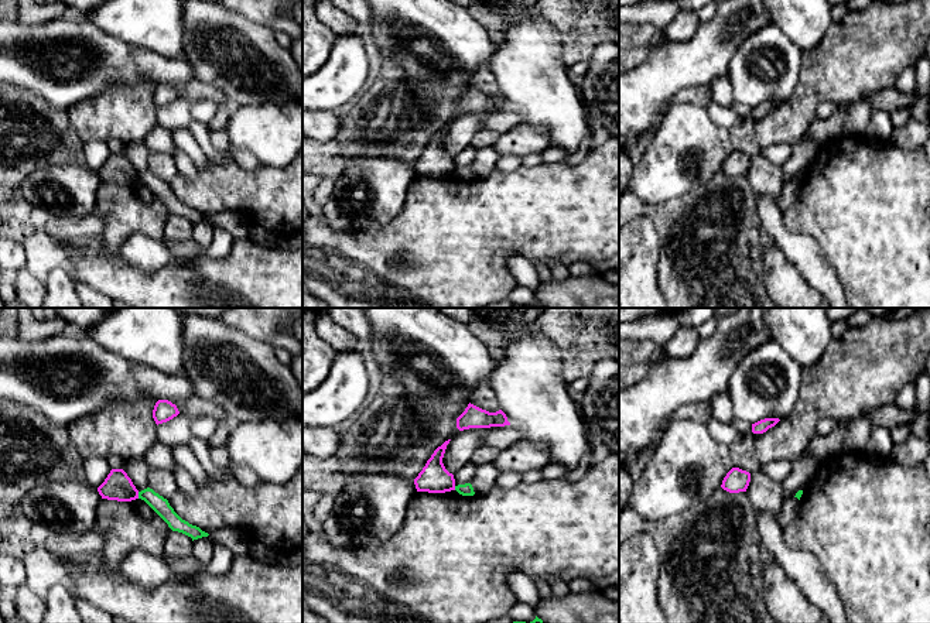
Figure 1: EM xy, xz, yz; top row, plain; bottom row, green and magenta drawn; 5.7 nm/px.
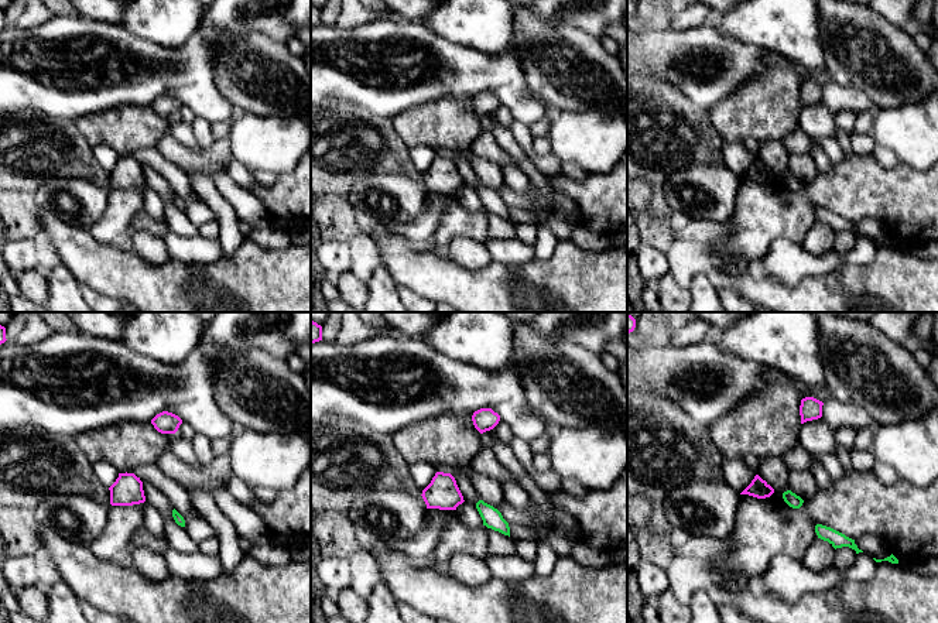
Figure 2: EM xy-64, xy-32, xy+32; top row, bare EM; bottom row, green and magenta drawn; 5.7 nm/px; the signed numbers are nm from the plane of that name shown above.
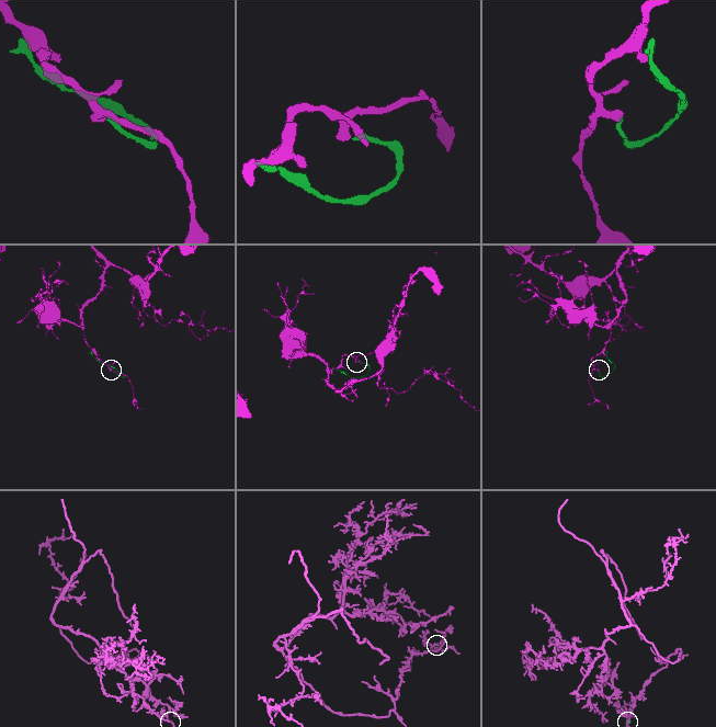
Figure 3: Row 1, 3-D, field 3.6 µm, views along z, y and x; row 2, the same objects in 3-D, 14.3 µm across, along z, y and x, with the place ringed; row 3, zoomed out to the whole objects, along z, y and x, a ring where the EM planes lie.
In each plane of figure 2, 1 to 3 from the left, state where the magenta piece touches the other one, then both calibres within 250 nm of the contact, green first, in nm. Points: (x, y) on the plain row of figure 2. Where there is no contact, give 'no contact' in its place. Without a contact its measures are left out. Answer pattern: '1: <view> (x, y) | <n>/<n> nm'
1: no contact
2: no contact
3: no contact

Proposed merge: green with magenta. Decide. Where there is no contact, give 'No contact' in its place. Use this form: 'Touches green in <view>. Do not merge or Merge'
Touches green in xy. Do not merge

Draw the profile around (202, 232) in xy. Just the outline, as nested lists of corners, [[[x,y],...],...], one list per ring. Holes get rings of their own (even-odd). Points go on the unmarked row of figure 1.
[[[209,220],[194,223],[192,239],[204,249],[209,246],[213,237],[215,226]]]

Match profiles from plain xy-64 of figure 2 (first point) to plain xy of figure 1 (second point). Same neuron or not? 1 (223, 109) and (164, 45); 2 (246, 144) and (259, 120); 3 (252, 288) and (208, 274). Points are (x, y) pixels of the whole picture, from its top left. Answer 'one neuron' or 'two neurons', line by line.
1: two neurons
2: one neuron
3: one neuron

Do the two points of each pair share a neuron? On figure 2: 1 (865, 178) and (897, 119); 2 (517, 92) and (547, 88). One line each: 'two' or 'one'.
1: two
2: two

